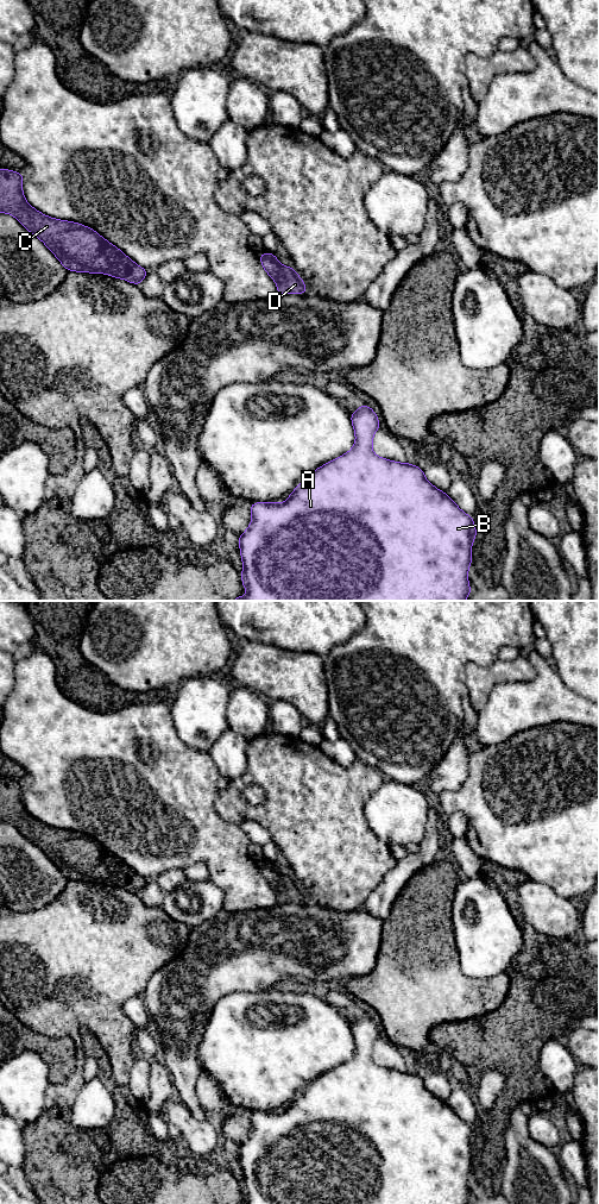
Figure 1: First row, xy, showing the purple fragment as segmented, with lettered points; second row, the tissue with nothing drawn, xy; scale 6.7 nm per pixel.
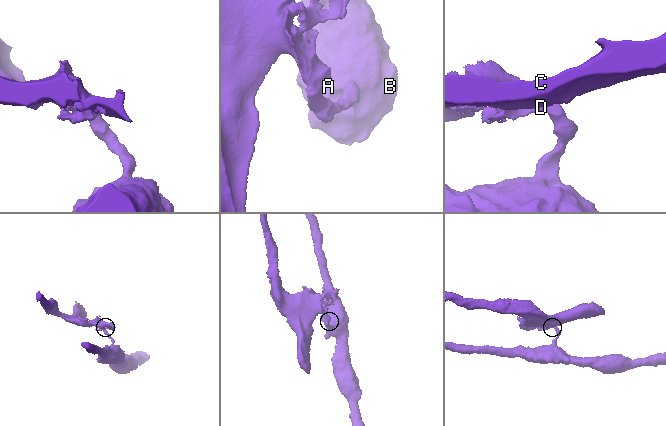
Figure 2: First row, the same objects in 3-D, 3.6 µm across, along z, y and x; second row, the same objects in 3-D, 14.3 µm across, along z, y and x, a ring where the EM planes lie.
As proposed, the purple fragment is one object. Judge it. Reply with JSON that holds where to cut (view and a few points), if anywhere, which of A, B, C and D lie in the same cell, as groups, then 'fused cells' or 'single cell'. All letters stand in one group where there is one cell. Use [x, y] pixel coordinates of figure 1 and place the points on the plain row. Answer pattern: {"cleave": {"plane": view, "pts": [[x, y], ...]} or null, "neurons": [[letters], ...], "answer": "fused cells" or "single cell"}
{"cleave": {"plane": "xy", "pts": [[268, 863], [279, 875], [282, 882], [282, 888], [277, 892]]}, "neurons": [["A", "B"], ["C", "D"]], "answer": "fused cells"}

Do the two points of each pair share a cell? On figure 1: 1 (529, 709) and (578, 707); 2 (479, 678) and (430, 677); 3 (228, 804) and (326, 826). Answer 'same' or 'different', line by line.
1: same
2: different
3: same

